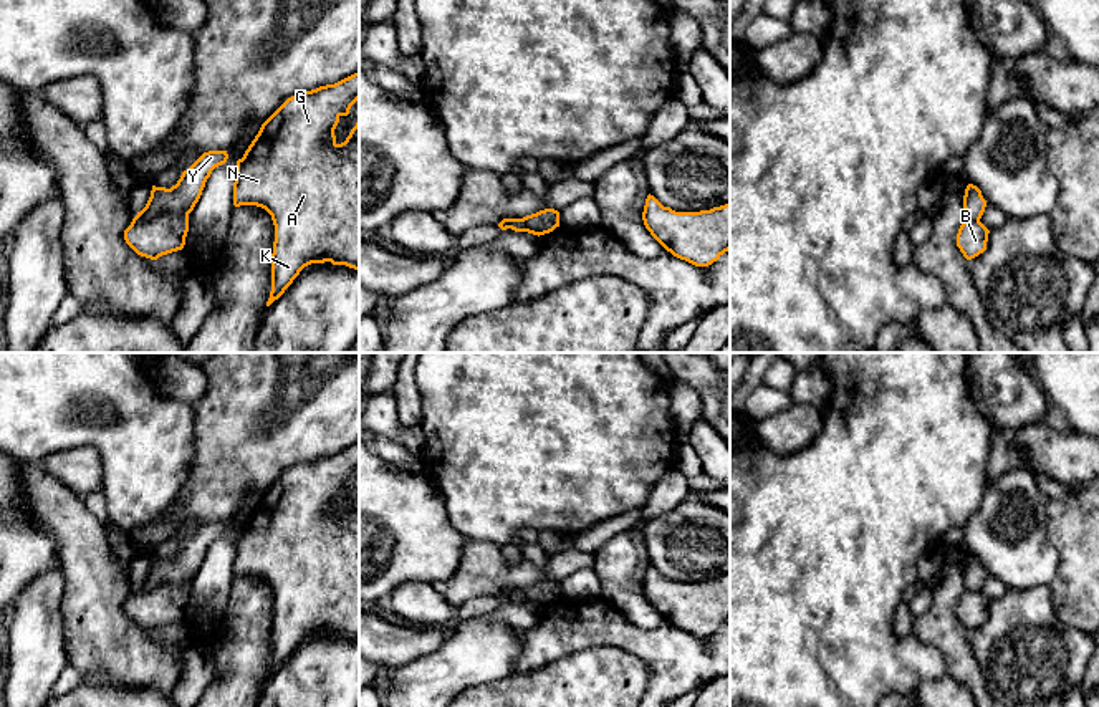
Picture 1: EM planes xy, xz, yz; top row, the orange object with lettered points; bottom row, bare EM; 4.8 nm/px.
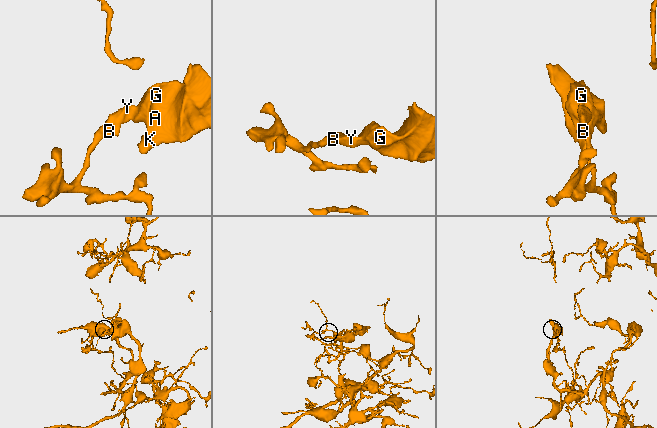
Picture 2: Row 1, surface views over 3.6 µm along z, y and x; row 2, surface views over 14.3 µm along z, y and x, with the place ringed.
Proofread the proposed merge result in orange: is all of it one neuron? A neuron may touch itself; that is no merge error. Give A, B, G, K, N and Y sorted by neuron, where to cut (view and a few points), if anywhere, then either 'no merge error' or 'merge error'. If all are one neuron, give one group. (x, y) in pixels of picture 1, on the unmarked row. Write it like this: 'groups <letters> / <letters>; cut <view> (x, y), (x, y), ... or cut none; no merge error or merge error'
groups A G K N Y / B; cut xy (138, 585), (143, 590), (166, 583), (187, 586); merge error

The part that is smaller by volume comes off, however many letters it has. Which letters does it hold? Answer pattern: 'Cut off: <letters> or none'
Cut off: A, G, K, N, Y

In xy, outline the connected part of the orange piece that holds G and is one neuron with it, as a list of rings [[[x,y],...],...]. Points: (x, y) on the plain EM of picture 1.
[[[359,442],[334,454],[288,469],[260,498],[258,505],[237,531],[233,576],[265,580],[275,596],[271,624],[270,677],[311,634],[331,632],[359,642],[359,492],[344,513],[338,515],[334,500],[341,487],[348,487],[359,470]]]

